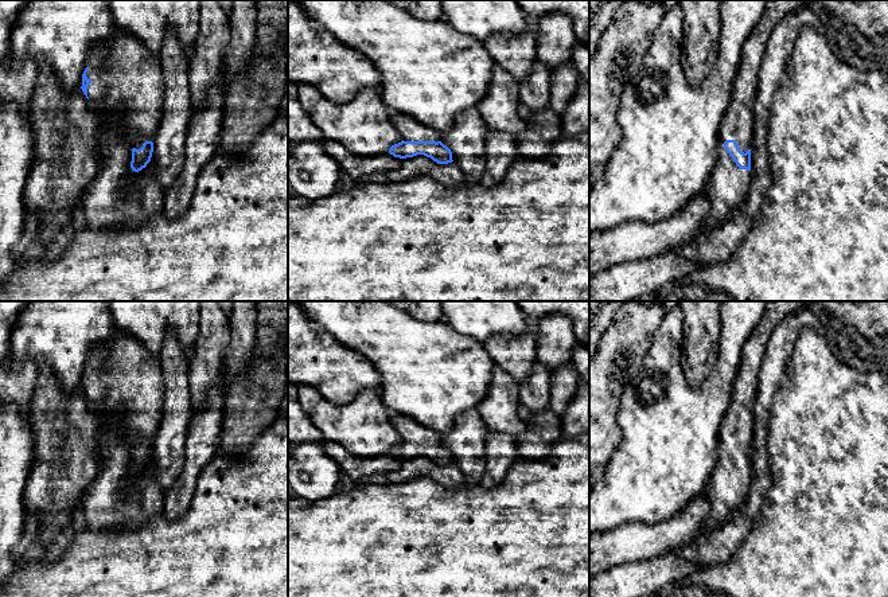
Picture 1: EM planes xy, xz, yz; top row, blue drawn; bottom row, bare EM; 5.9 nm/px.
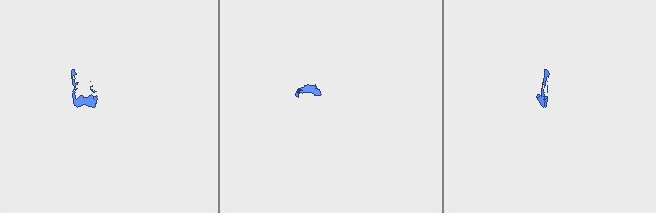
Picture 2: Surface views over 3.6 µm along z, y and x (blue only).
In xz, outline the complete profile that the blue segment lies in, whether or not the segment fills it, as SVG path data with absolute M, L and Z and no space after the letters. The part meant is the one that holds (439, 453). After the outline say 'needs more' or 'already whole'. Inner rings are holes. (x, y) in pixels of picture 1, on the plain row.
M392 413L390 420L398 434L402 437L401 444L390 448L390 456L400 460L424 456L437 465L453 463L452 453L441 444L441 434L439 432L398 413Z | needs more

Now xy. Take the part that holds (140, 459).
M116 331L108 342L90 352L81 390L98 415L100 433L104 430L104 417L108 413L113 413L120 406L125 409L120 417L120 430L132 449L131 469L135 473L145 469L152 459L153 441L161 415L163 372L160 359L153 358L137 339Z | needs more

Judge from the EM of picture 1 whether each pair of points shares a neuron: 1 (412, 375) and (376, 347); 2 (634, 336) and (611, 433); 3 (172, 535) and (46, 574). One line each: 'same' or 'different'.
1: same
2: same
3: same

